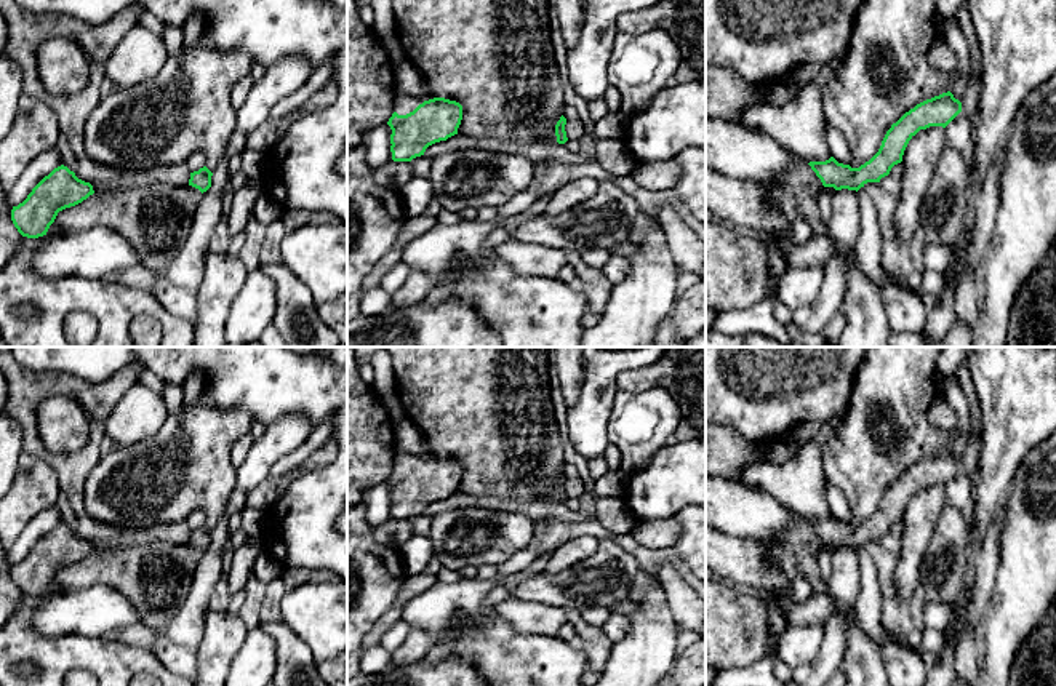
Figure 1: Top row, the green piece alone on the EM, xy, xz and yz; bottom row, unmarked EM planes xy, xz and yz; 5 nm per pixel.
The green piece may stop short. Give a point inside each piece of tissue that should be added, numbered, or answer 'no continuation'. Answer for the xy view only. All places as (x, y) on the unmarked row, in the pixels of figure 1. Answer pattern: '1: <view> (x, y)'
no continuation

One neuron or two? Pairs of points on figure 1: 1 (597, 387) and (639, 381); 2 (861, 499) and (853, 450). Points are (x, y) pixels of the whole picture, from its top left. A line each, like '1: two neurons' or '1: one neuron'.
1: two neurons
2: one neuron

